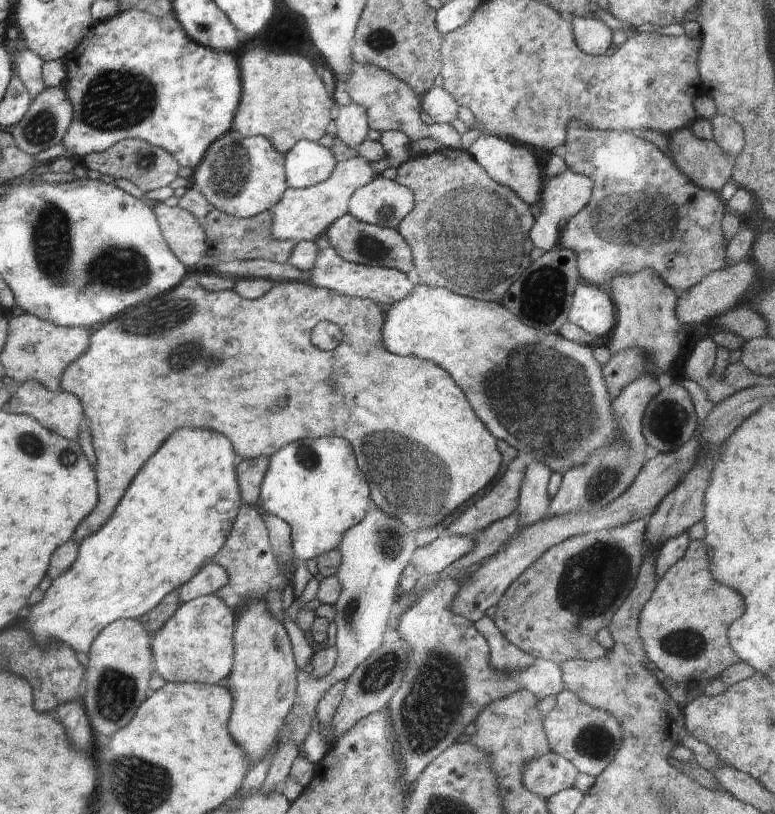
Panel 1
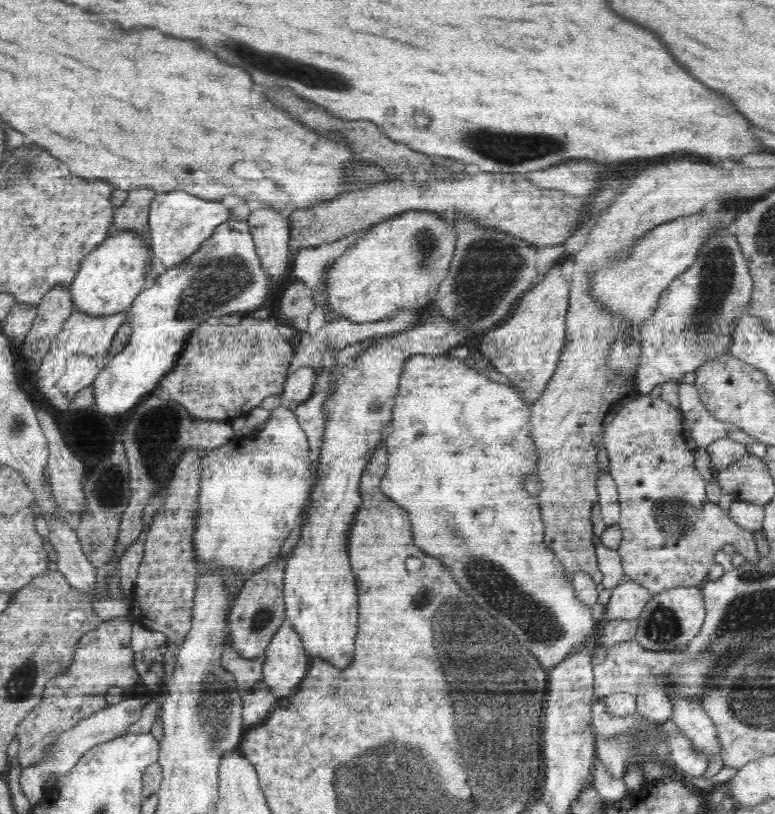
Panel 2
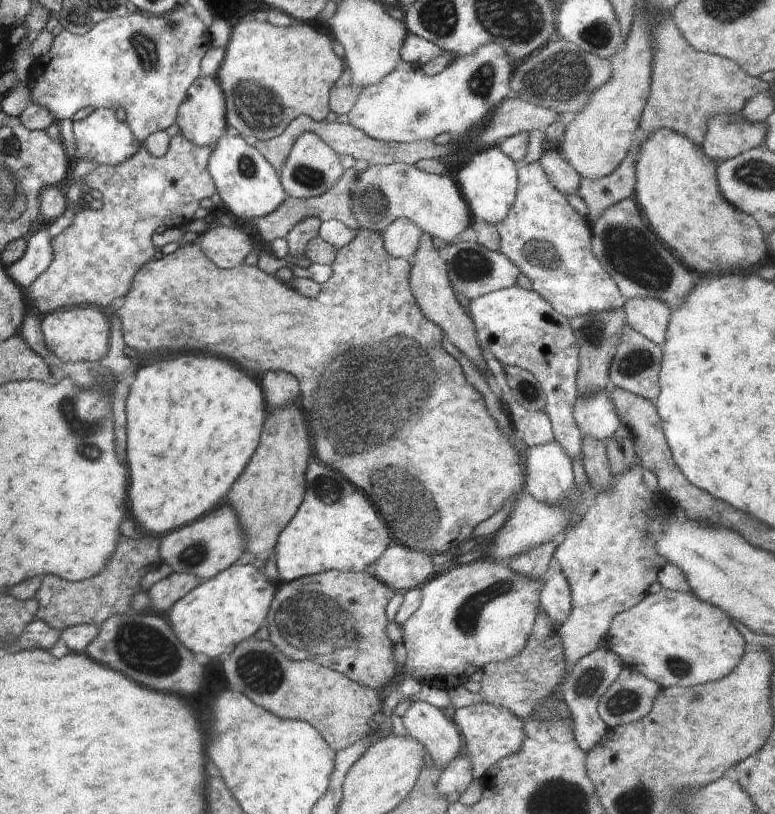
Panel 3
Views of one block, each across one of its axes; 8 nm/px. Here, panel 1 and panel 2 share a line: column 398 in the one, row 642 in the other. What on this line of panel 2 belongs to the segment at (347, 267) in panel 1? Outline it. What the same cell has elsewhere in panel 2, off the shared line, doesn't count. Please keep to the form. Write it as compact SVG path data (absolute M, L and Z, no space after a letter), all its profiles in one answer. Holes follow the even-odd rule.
M284 620L267 646L262 681L282 701L294 694L304 681L309 660L300 635L290 621Z

